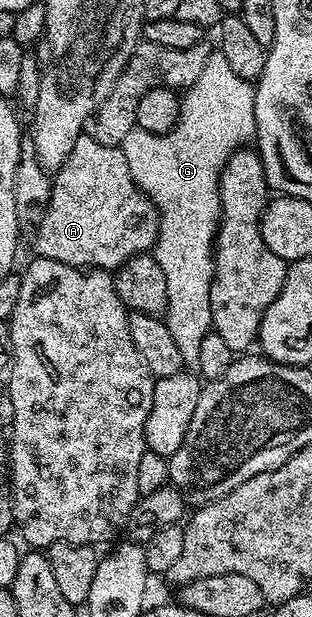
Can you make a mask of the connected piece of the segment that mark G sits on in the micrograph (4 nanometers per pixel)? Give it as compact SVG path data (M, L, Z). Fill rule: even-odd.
M219 49L213 50L198 81L194 81L194 85L183 92L180 120L174 125L174 129L165 135L155 135L135 126L130 133L126 133L122 144L126 165L130 165L130 177L134 177L134 181L156 206L156 213L160 216L154 254L166 277L168 308L164 310L162 318L188 365L198 363L202 339L212 331L210 285L216 264L216 233L220 230L220 171L235 151L253 142L256 134L255 96L255 86L234 73L234 68L228 64L226 57L222 57Z

